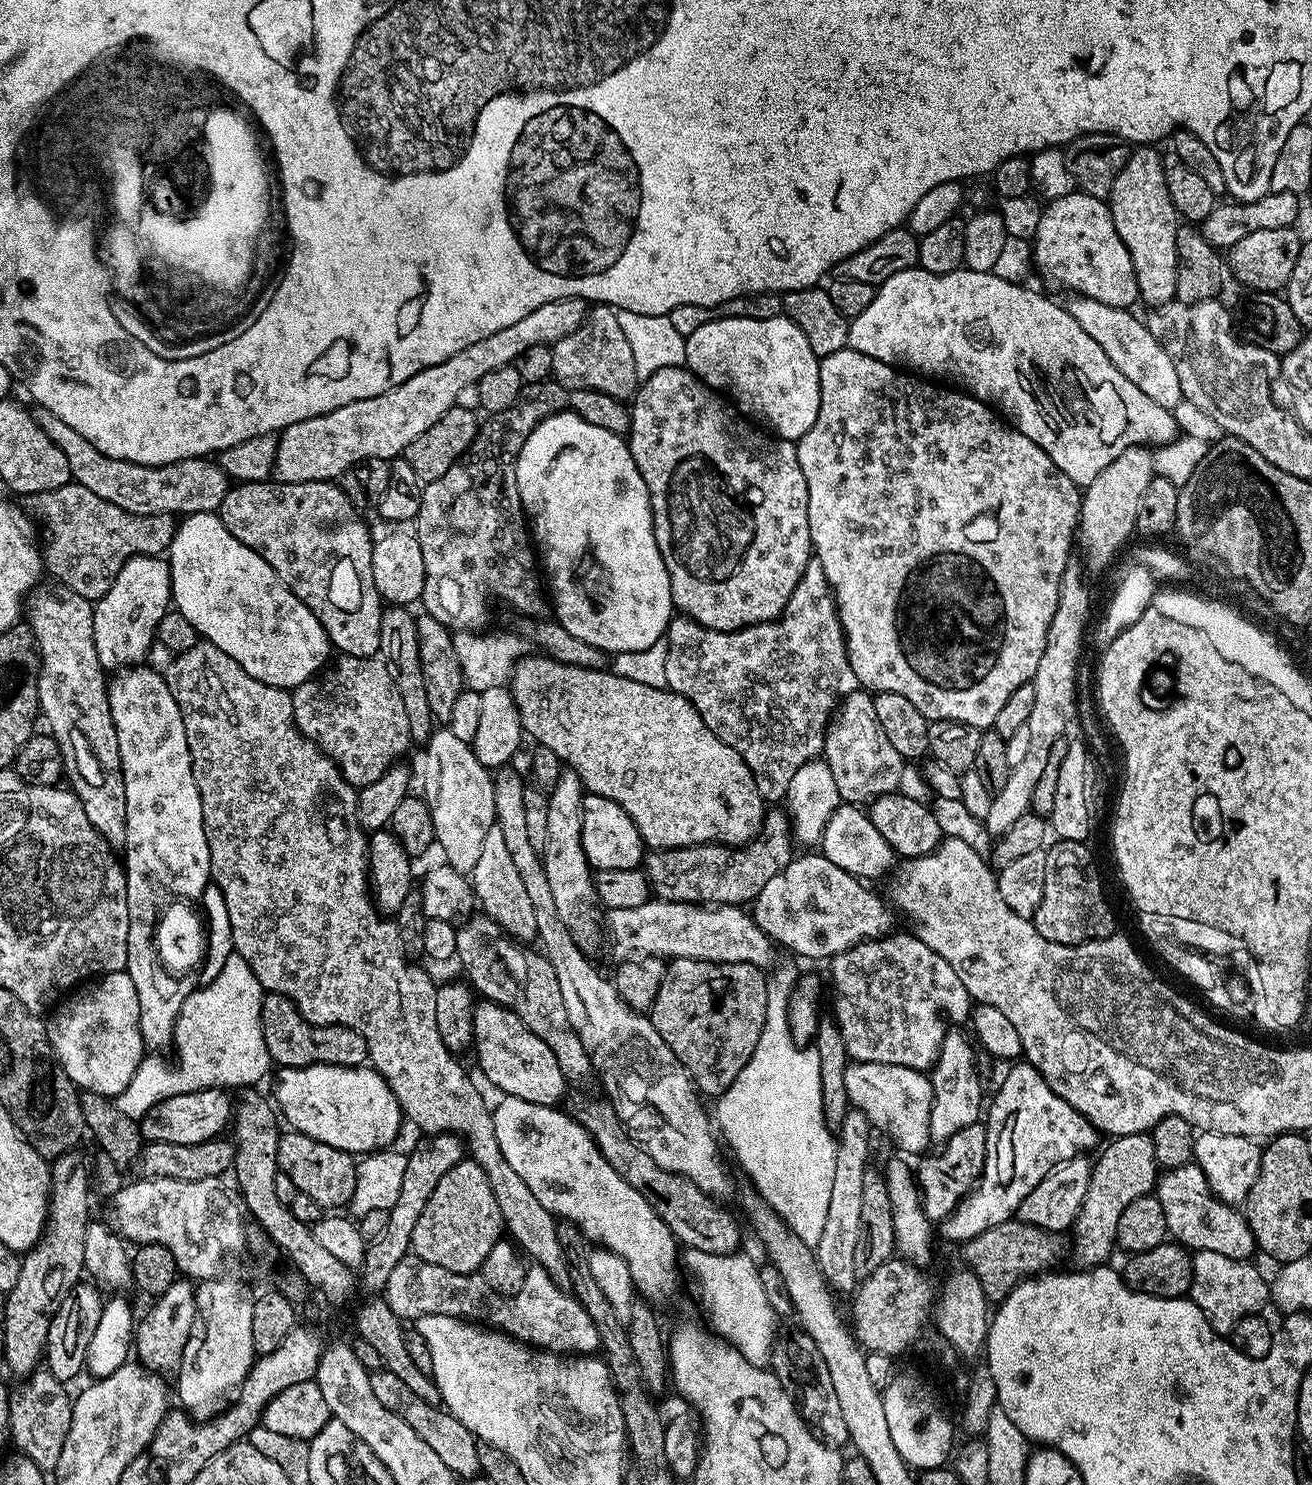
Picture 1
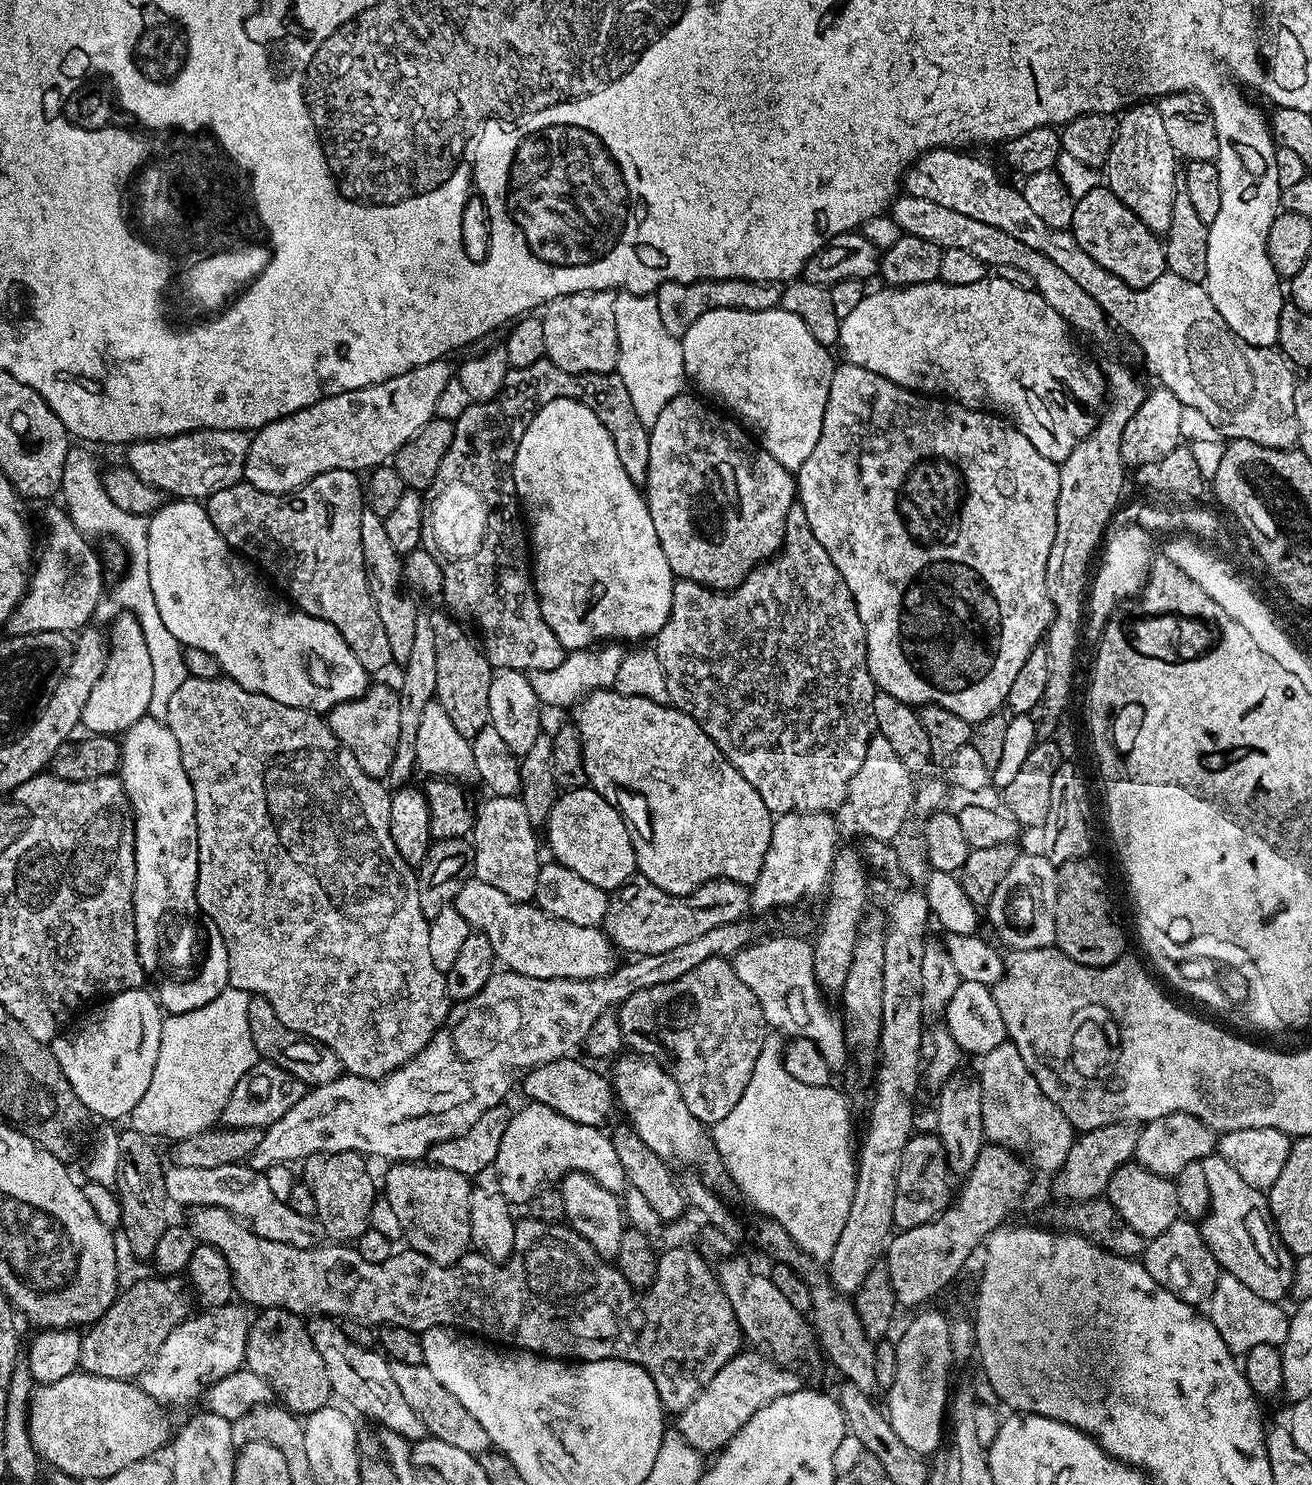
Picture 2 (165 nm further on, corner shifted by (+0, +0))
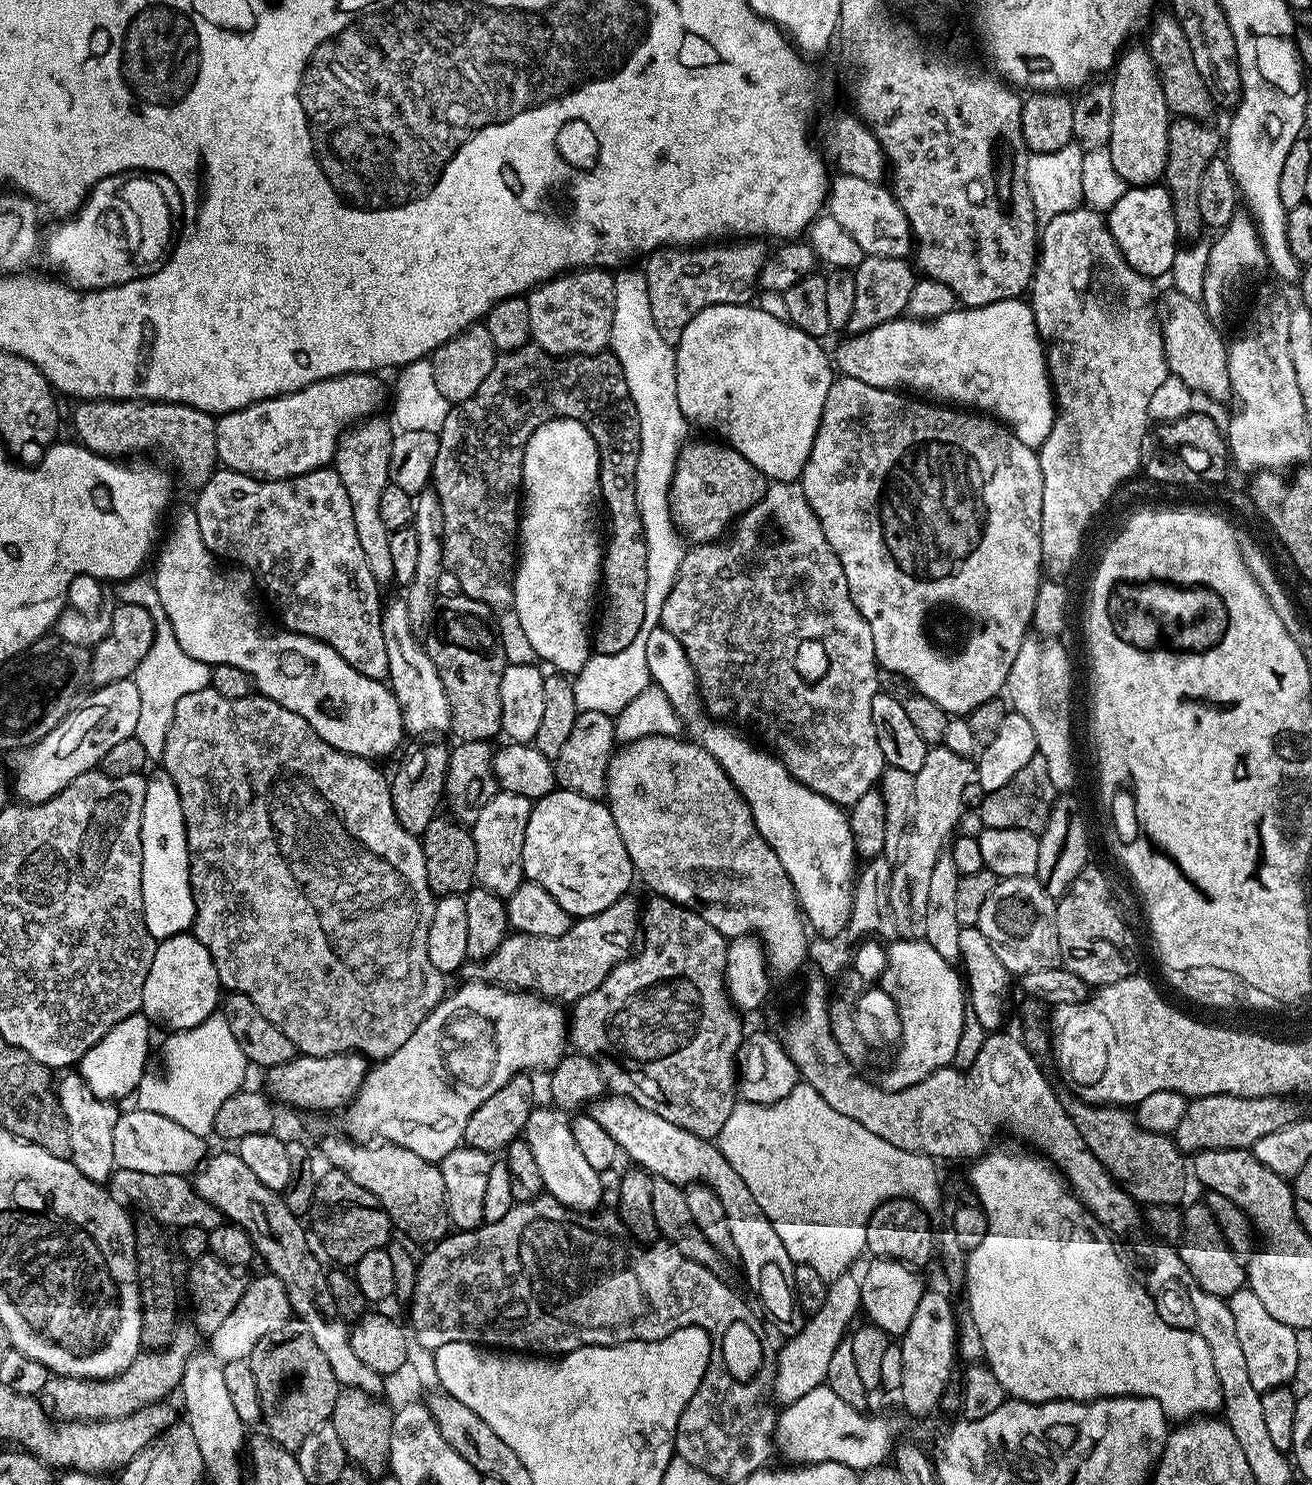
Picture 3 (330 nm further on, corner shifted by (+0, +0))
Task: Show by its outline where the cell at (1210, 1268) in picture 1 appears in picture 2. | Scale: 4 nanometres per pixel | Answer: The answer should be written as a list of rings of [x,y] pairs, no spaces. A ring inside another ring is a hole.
[[[1222,1274],[1218,1278],[1218,1286],[1214,1286],[1214,1294],[1206,1301],[1206,1315],[1214,1322],[1218,1334],[1222,1334],[1222,1342],[1234,1354],[1245,1354],[1262,1343],[1283,1345],[1288,1333],[1289,1313],[1280,1309],[1275,1300],[1258,1298],[1250,1286],[1238,1282],[1238,1278]]]

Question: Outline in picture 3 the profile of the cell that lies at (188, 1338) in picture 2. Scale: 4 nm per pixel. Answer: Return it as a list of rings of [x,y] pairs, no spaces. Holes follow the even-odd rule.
[[[263,1274],[256,1281],[249,1283],[245,1287],[242,1298],[234,1310],[230,1310],[230,1315],[226,1317],[226,1322],[218,1326],[218,1330],[210,1333],[210,1350],[222,1362],[229,1360],[247,1360],[262,1338],[274,1330],[281,1330],[293,1319],[290,1298],[286,1294],[283,1282],[278,1277],[271,1274]]]

